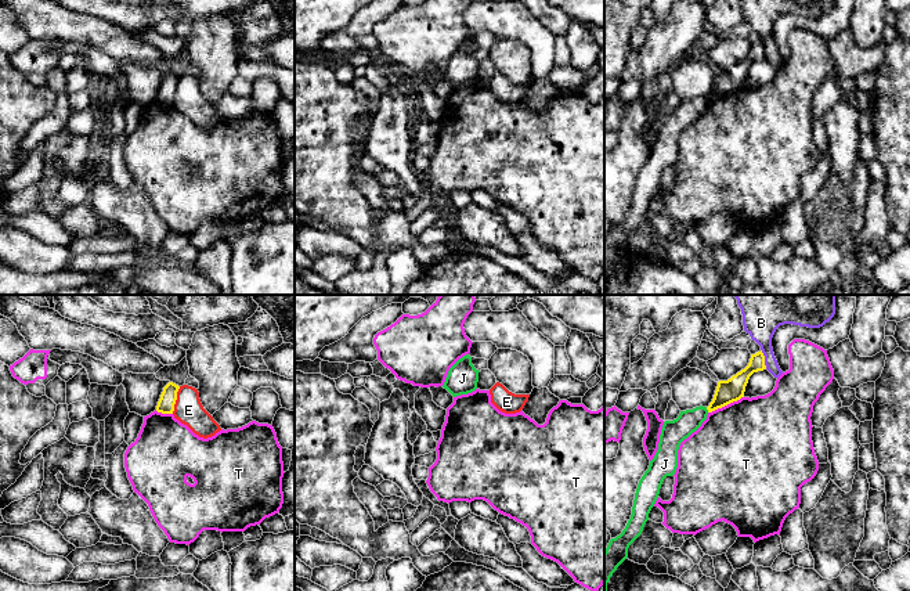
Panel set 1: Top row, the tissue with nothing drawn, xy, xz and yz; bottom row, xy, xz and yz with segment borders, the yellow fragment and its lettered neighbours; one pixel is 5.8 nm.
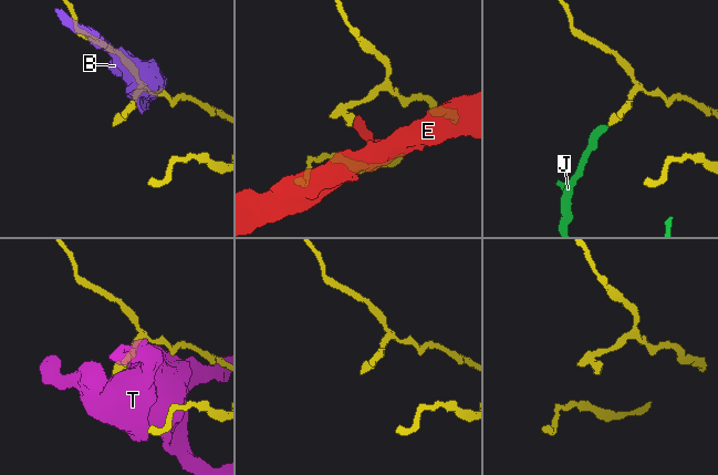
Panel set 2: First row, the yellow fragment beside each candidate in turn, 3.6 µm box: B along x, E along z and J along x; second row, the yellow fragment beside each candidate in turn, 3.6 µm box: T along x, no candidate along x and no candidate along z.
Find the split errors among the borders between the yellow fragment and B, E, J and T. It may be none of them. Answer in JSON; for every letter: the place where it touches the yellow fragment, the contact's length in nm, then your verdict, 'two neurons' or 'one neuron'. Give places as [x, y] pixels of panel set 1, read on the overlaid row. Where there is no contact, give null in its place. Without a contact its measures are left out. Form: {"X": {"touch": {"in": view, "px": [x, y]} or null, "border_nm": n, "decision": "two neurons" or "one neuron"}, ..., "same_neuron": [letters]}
{"B": {"touch": {"in": "yz", "px": [764, 359]}, "border_nm": 120, "decision": "two neurons"}, "E": {"touch": {"in": "xy", "px": [176, 399]}, "border_nm": 170, "decision": "two neurons"}, "J": {"touch": {"in": "yz", "px": [707, 408]}, "border_nm": 40, "decision": "two neurons"}, "T": {"touch": {"in": "yz", "px": [725, 404]}, "border_nm": 220, "decision": "two neurons"}, "same_neuron": []}

